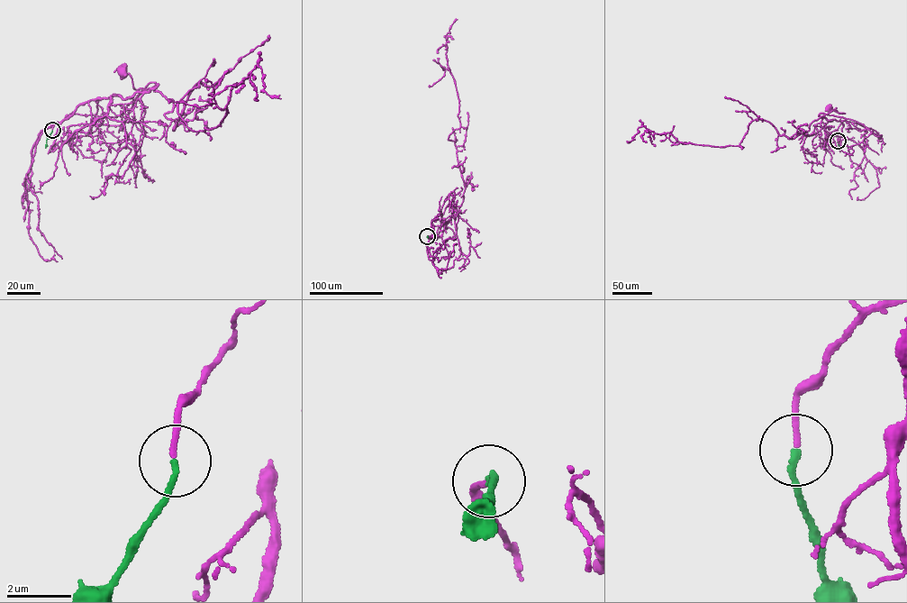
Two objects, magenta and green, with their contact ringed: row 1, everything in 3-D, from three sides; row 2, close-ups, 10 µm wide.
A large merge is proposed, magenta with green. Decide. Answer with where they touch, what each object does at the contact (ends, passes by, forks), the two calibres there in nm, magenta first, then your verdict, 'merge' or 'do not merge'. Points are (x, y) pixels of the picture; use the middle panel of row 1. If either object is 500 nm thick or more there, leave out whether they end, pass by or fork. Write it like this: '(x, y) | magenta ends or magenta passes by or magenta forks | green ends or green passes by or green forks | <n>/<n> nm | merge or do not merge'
(427, 236) | magenta ends | green ends | 170/190 nm | merge

